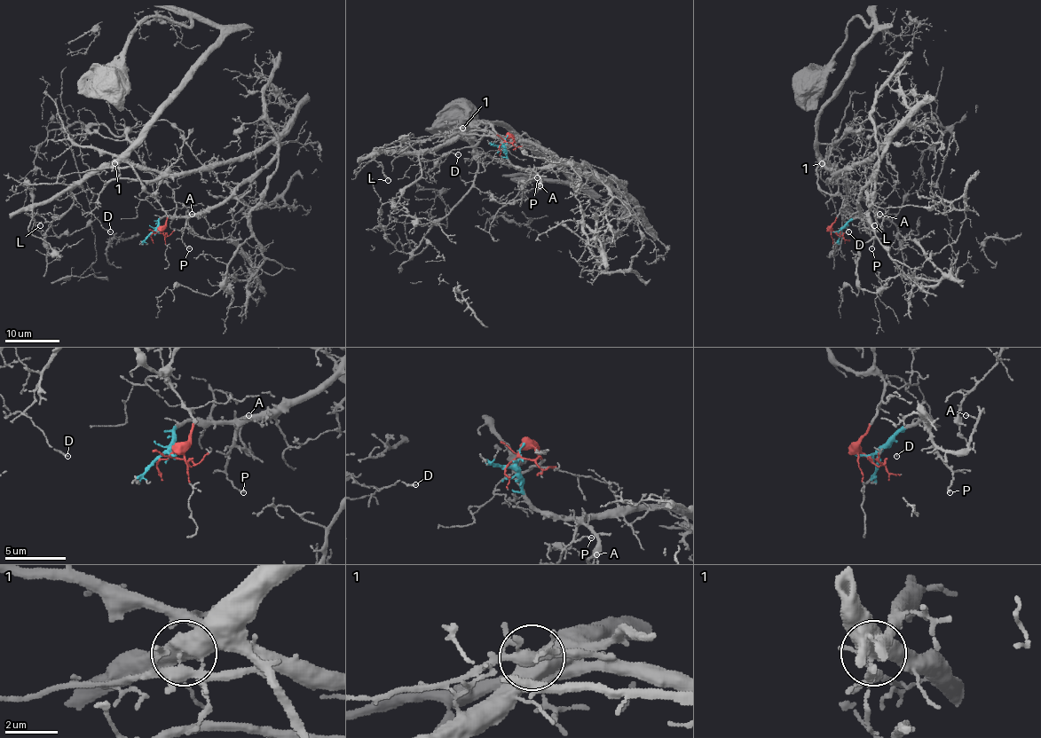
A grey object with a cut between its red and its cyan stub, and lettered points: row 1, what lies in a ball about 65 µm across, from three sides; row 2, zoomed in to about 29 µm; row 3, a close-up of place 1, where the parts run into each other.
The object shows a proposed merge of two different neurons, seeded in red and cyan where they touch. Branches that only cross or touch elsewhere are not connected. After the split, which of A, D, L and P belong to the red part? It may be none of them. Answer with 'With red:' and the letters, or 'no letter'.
With red: D, L

